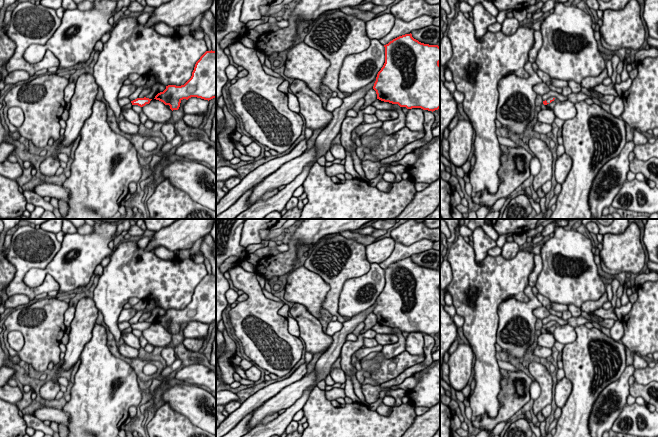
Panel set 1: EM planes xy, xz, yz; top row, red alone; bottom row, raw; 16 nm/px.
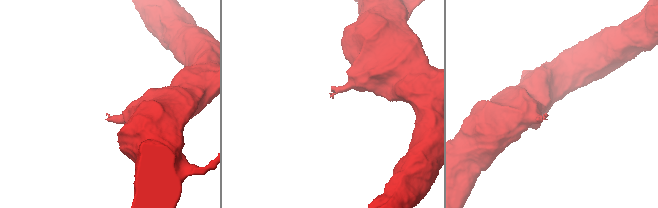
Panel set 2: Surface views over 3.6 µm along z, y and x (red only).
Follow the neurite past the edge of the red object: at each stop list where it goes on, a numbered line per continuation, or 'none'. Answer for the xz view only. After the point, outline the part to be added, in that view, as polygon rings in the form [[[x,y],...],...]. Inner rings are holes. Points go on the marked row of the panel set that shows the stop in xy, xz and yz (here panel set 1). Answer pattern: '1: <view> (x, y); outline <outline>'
none

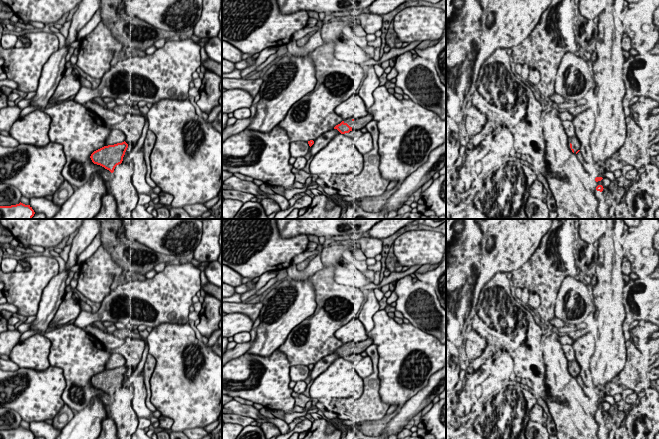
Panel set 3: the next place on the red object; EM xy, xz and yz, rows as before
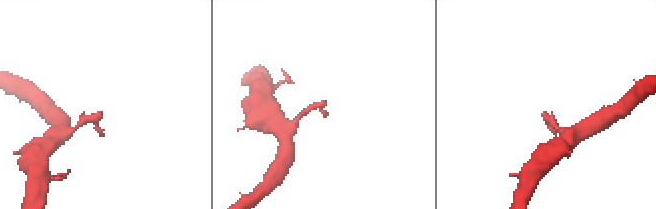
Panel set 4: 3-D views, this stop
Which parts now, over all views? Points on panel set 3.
1: yz (575, 142); outline [[[573,137],[570,139],[570,143],[572,144],[572,149],[574,150],[574,153],[576,154],[576,152],[581,149],[581,144],[579,139],[577,137]]]

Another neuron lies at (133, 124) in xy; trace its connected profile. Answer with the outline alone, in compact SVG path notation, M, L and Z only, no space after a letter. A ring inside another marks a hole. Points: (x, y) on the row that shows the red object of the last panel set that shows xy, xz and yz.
M132 112L125 115L125 119L118 124L108 126L110 130L119 129L125 136L125 142L128 144L128 153L134 148L142 134L146 118Z

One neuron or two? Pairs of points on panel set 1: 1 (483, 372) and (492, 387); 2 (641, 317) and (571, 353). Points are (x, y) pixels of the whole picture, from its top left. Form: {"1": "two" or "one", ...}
{"1": "one", "2": "two"}

